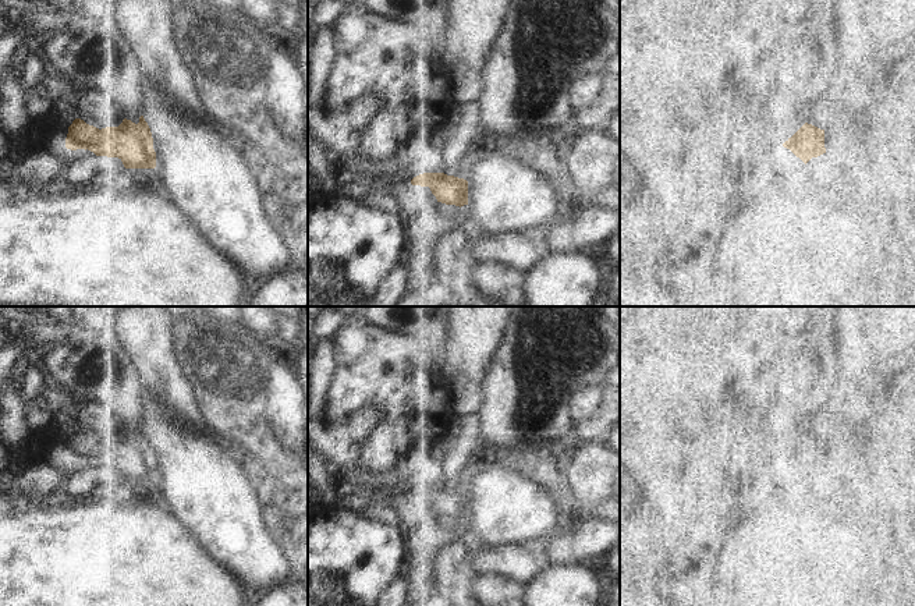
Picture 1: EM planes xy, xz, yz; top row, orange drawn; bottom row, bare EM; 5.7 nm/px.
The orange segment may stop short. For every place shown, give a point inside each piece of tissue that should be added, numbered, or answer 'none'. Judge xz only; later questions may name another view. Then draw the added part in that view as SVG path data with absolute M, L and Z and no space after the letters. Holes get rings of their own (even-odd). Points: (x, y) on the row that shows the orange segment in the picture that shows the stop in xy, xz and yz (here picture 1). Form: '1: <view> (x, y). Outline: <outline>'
1: xz (468, 224). Outline: M464 205L461 206L461 216L464 219L462 224L460 228L462 228L464 231L468 233L468 235L475 241L475 240L483 240L487 234L483 233L475 219L474 219L474 215L472 215L472 210L469 208L469 205Z

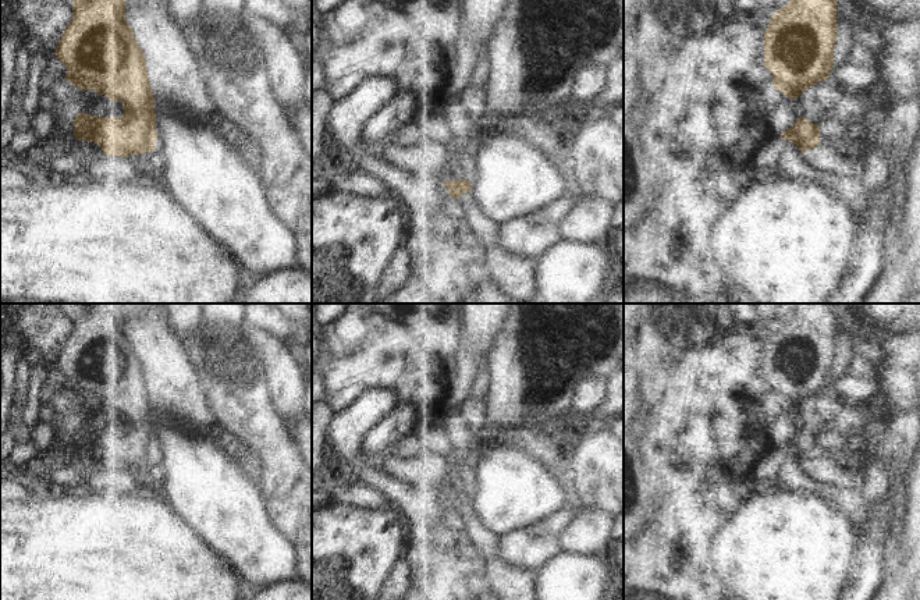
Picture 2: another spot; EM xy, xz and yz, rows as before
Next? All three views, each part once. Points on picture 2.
1: xz (487, 230). Outline: M470 192L461 194L457 200L463 207L463 219L475 234L489 246L497 245L501 224L480 212L479 203Z

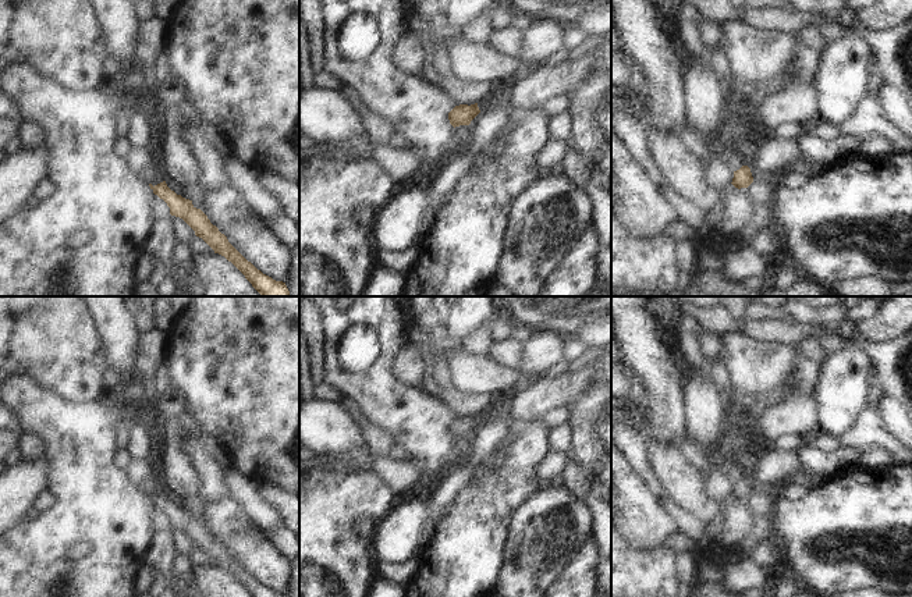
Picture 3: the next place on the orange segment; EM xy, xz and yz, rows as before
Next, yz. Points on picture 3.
1: yz (733, 159). Outline: M721 152L718 154L731 167L732 171L739 170L745 164L737 152Z

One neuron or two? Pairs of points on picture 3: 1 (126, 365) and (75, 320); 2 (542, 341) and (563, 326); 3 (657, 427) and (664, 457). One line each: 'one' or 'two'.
1: two
2: two
3: two

